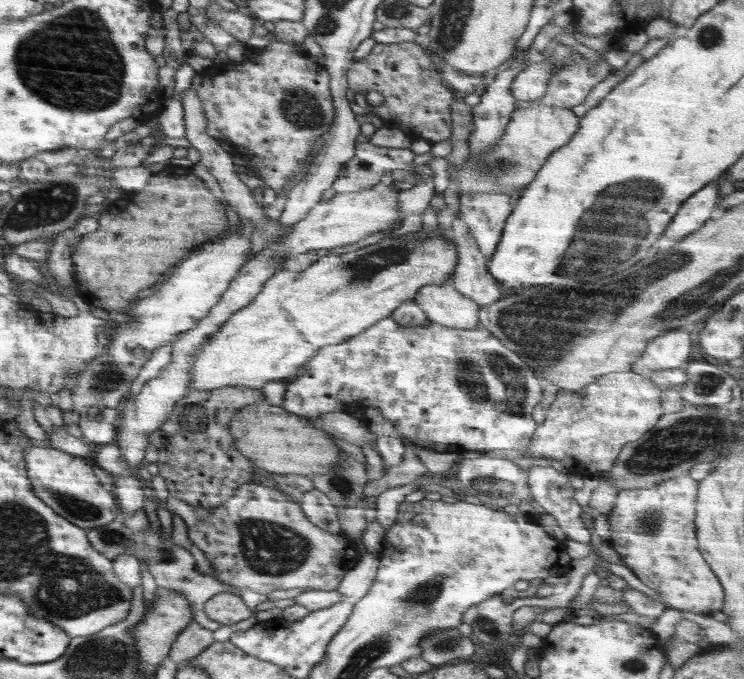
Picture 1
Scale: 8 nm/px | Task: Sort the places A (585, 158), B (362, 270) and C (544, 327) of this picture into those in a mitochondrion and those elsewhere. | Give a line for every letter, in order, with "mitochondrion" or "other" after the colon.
A: other
B: mitochondrion
C: mitochondrion

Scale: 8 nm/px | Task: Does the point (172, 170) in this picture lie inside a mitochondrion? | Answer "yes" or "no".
no

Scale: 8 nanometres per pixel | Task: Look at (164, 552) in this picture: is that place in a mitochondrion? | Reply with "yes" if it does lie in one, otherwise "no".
yes

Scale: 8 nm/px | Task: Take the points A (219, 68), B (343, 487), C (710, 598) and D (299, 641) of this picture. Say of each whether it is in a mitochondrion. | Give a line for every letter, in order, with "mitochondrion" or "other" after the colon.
A: other
B: mitochondrion
C: other
D: other

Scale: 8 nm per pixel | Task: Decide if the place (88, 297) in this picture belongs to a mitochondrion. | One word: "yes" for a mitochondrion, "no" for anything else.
no

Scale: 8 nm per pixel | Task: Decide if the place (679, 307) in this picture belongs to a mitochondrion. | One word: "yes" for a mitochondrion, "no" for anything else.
yes

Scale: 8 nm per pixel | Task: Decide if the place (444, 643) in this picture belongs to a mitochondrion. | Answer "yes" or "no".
yes

